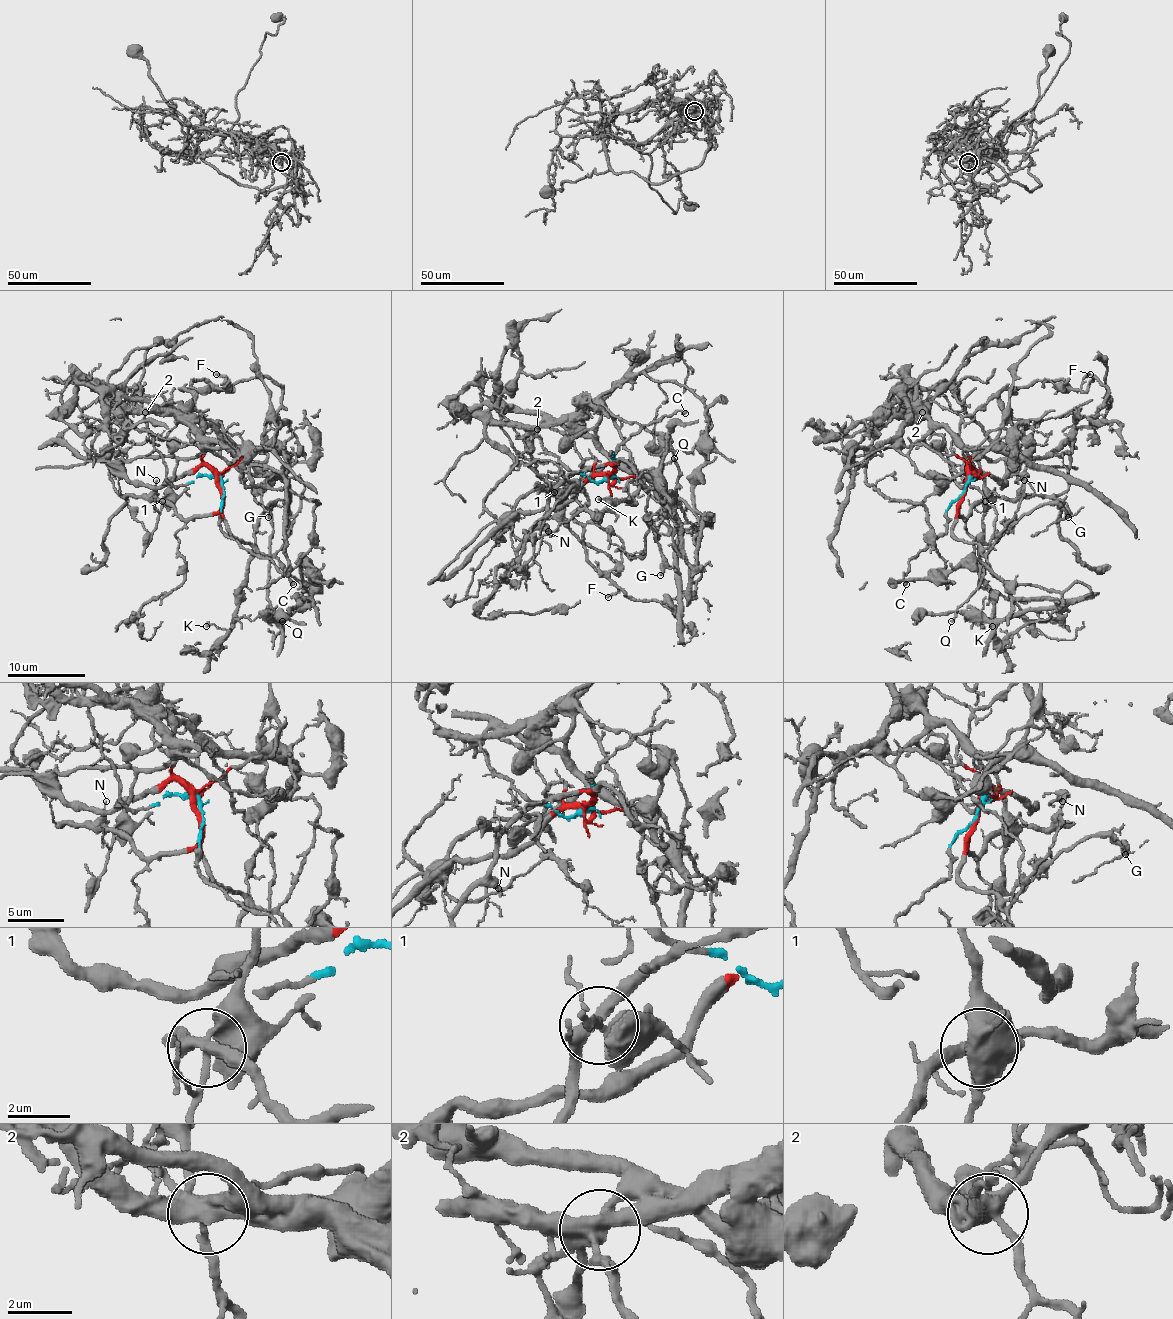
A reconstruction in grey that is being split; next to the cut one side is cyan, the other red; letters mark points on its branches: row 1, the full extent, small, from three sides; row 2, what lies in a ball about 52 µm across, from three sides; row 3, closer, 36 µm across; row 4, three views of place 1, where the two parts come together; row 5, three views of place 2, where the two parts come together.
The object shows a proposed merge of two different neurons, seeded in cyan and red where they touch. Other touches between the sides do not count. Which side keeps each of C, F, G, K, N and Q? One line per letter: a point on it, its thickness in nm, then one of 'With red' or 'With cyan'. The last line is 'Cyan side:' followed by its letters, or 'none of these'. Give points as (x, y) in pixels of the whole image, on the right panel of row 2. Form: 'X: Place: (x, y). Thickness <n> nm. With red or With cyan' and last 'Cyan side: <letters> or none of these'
C: Place: (906, 584). Thickness 320 nm. With cyan
F: Place: (1090, 374). Thickness 180 nm. With red
G: Place: (1068, 517). Thickness 130 nm. With red
K: Place: (992, 626). Thickness 180 nm. With red
N: Place: (1024, 480). Thickness 110 nm. With red
Q: Place: (951, 621). Thickness 150 nm. With cyan
Cyan side: C, Q

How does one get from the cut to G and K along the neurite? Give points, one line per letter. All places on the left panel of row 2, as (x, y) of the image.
G: (219, 482), (221, 515), (238, 540), (256, 548), (254, 525), (269, 503), (268, 517)
K: (219, 482), (221, 515), (227, 529), (252, 548), (252, 560), (235, 622), (227, 630), (213, 624), (205, 626)

